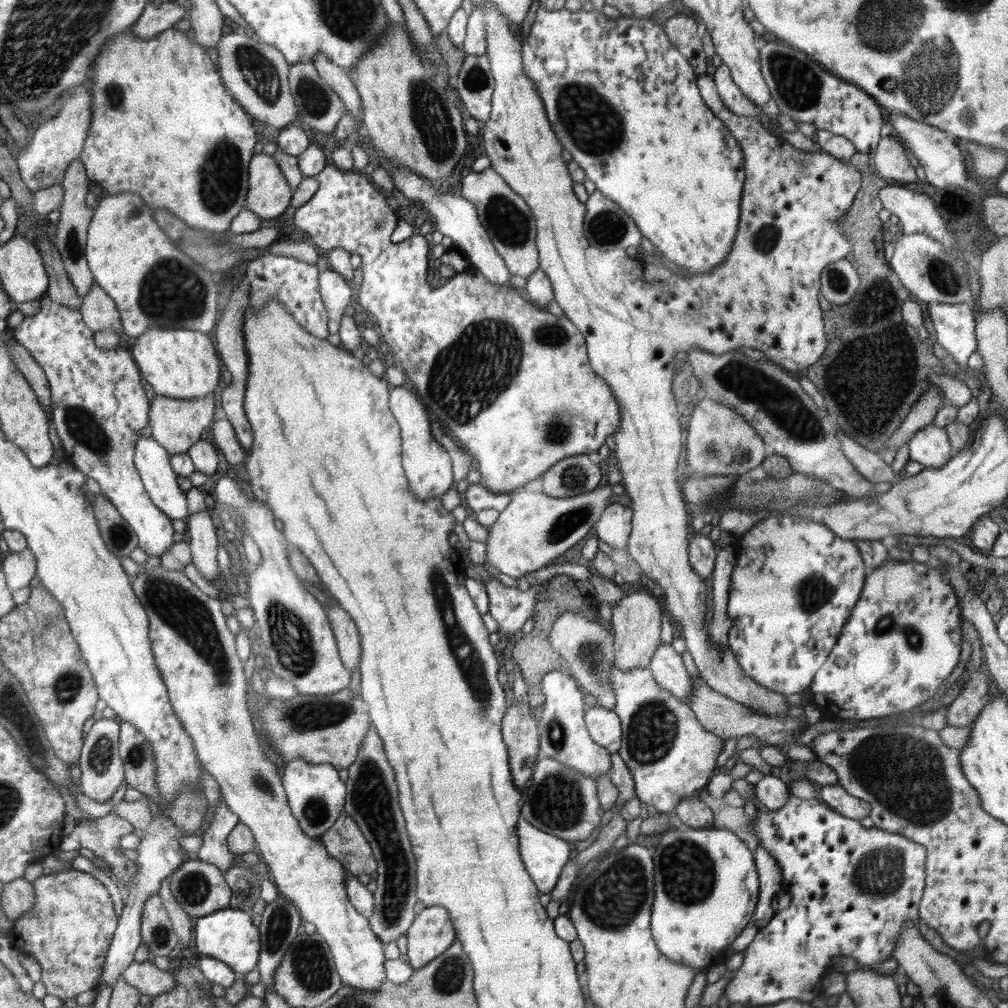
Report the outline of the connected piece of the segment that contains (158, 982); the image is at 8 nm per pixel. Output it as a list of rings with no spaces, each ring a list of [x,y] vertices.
[[[133,960],[124,970],[123,977],[128,984],[136,987],[140,994],[148,994],[153,997],[168,992],[176,985],[172,970],[162,970],[147,960],[144,962]]]

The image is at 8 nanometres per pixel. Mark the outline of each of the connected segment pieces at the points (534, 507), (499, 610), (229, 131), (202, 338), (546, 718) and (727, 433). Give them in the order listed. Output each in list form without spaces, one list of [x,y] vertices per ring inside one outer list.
[[[609,484],[570,498],[554,498],[543,492],[530,492],[524,487],[512,491],[510,503],[499,513],[496,522],[487,527],[488,549],[484,564],[488,563],[498,572],[516,579],[550,565],[554,558],[591,532],[602,511],[614,502],[612,495],[614,492]]]
[[[489,578],[483,583],[489,598],[488,614],[498,622],[498,630],[511,636],[521,630],[534,614],[538,594],[536,587],[520,591],[518,587],[508,587],[496,578]]]
[[[174,28],[164,30],[152,40],[140,40],[131,29],[110,36],[110,40],[106,40],[106,44],[102,44],[98,56],[92,60],[91,70],[89,71],[92,122],[90,122],[90,128],[88,128],[84,148],[78,158],[84,164],[88,180],[102,186],[110,195],[134,192],[152,210],[166,208],[196,230],[208,230],[208,232],[226,232],[226,230],[229,230],[234,216],[245,208],[249,186],[249,164],[252,156],[254,156],[254,144],[257,140],[256,130],[252,125],[253,116],[249,115],[227,92],[227,89],[222,85],[222,79],[218,74],[215,63],[212,52],[206,50],[197,42],[192,42],[186,32]]]
[[[150,328],[132,344],[132,359],[152,395],[204,398],[220,384],[220,358],[207,334],[189,329]]]
[[[548,671],[541,680],[545,696],[544,710],[538,726],[540,727],[540,753],[558,760],[559,764],[578,772],[586,779],[596,781],[600,776],[608,775],[612,769],[611,754],[591,739],[584,722],[584,692],[577,680],[560,671]]]
[[[704,397],[696,402],[688,424],[686,460],[693,475],[740,476],[763,464],[769,453],[768,446],[734,409]]]

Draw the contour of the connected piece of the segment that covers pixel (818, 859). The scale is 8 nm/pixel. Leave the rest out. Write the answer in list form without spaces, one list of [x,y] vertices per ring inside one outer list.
[[[777,773],[766,774],[758,784],[755,785],[756,797],[768,809],[768,812],[758,810],[756,819],[749,821],[747,824],[747,832],[760,844],[780,866],[783,876],[783,886],[787,889],[792,897],[790,906],[785,910],[775,912],[770,922],[762,930],[759,930],[754,940],[743,950],[744,958],[740,968],[734,972],[732,980],[726,985],[725,994],[731,1004],[748,1004],[748,1006],[762,1006],[762,1004],[774,1004],[780,1000],[802,1000],[802,1002],[810,1002],[816,996],[823,994],[823,978],[826,973],[832,969],[834,965],[834,957],[850,956],[864,966],[872,966],[874,963],[884,962],[890,958],[890,953],[894,951],[894,943],[898,939],[898,933],[902,931],[902,925],[908,921],[912,921],[918,926],[919,912],[918,906],[924,892],[925,887],[925,862],[927,859],[926,847],[899,836],[897,833],[884,832],[878,828],[864,828],[857,820],[852,820],[838,814],[836,810],[822,805],[818,800],[804,800],[793,796],[784,782],[778,778]]]

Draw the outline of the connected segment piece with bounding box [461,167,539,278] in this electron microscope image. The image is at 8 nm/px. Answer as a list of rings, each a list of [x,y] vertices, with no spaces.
[[[492,167],[481,172],[471,170],[462,177],[462,196],[476,207],[478,218],[488,232],[496,252],[506,263],[512,275],[528,278],[539,267],[536,248],[536,225],[527,202],[510,188]]]

